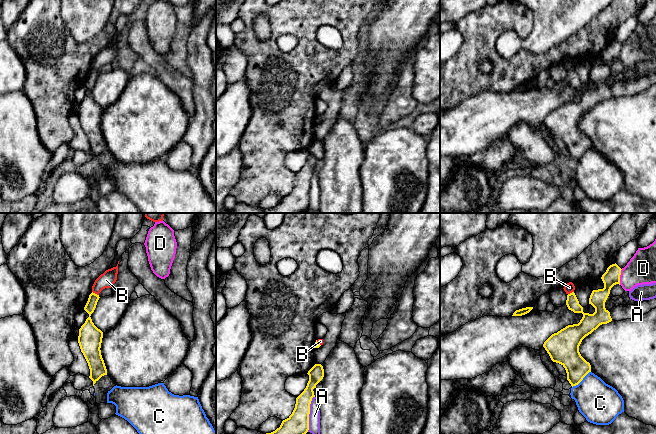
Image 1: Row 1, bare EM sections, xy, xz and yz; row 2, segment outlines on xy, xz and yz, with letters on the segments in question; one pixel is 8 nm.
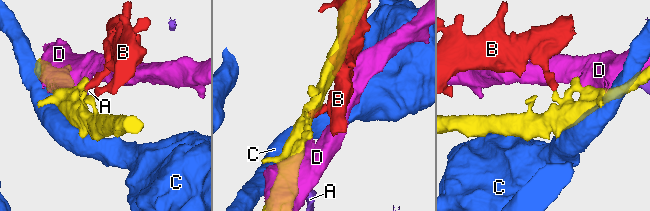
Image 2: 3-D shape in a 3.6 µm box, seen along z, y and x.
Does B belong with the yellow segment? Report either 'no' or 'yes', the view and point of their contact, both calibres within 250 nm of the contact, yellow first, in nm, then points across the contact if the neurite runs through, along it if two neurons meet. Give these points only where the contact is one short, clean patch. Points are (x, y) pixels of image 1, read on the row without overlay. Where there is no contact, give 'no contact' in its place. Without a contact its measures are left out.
no | xy (94, 69) | 90/130 nm | along xy (92, 67), (98, 71)

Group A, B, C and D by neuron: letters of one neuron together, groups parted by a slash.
A / B / C / D

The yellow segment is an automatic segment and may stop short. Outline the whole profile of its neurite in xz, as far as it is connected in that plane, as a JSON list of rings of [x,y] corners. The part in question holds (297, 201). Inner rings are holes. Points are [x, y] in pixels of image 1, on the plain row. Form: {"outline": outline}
{"outline": [[[315,140],[307,149],[309,157],[304,167],[296,174],[292,190],[282,197],[279,204],[262,213],[302,213],[309,206],[309,190],[312,174],[315,173],[313,165],[324,153],[321,140]]]}

